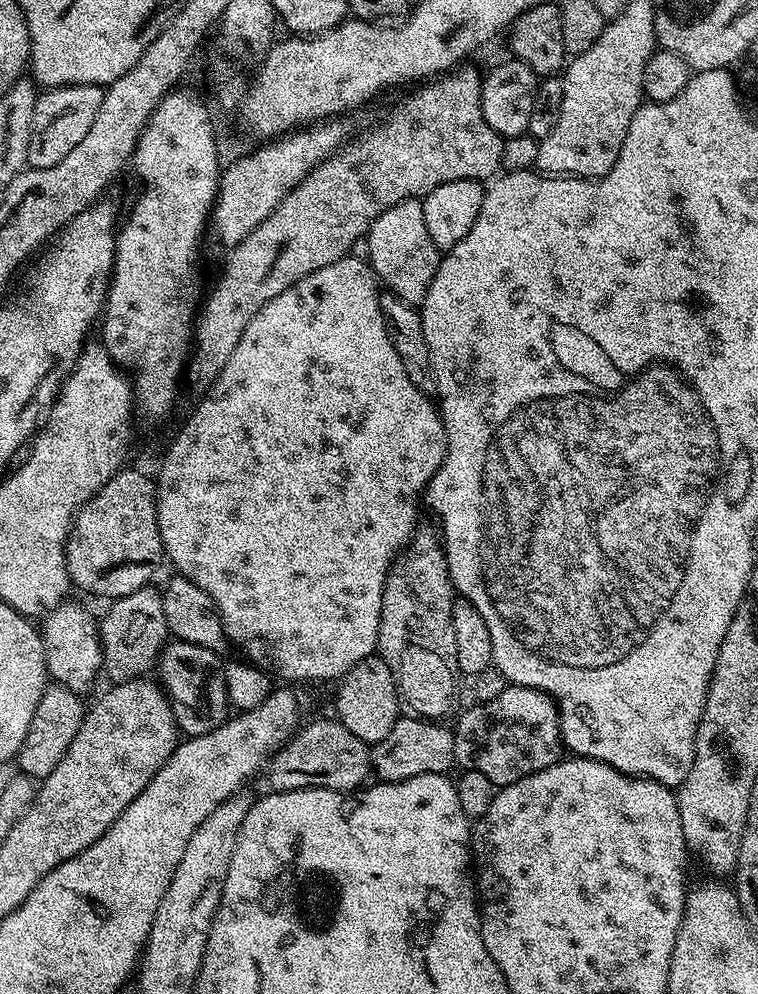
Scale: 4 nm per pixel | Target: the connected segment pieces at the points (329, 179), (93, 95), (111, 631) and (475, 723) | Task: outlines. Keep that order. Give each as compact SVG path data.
M468 66L457 67L417 87L420 89L410 93L377 128L370 129L356 141L353 139L345 143L329 160L322 161L297 188L282 198L282 202L278 202L274 214L270 214L266 222L254 226L254 230L250 230L250 234L246 234L246 238L242 238L242 242L227 253L228 261L220 272L220 281L213 286L208 301L205 304L203 301L194 326L194 343L186 365L186 380L197 388L197 393L203 394L212 387L222 366L230 362L230 354L234 354L234 346L238 346L250 318L254 318L254 314L258 314L270 298L278 298L278 294L282 294L282 290L290 290L294 282L349 255L353 246L367 237L374 218L378 218L382 210L390 210L390 206L398 206L398 202L403 200L429 196L446 182L488 182L501 171L505 137L490 130L490 126L486 126L486 118L482 118L481 69L464 67Z
M68 84L65 88L49 88L41 91L36 97L34 106L34 122L30 134L27 167L49 168L58 166L86 133L98 114L98 106L102 106L104 88L99 84Z
M149 586L134 590L122 598L111 601L108 609L98 620L100 629L100 649L104 655L103 675L109 676L112 684L127 680L138 680L149 675L157 667L165 644L169 643L170 633L166 626L166 614L162 610L163 595Z
M509 686L485 704L473 703L454 724L453 754L461 769L486 774L498 786L513 784L561 759L560 714L552 697L526 686Z

